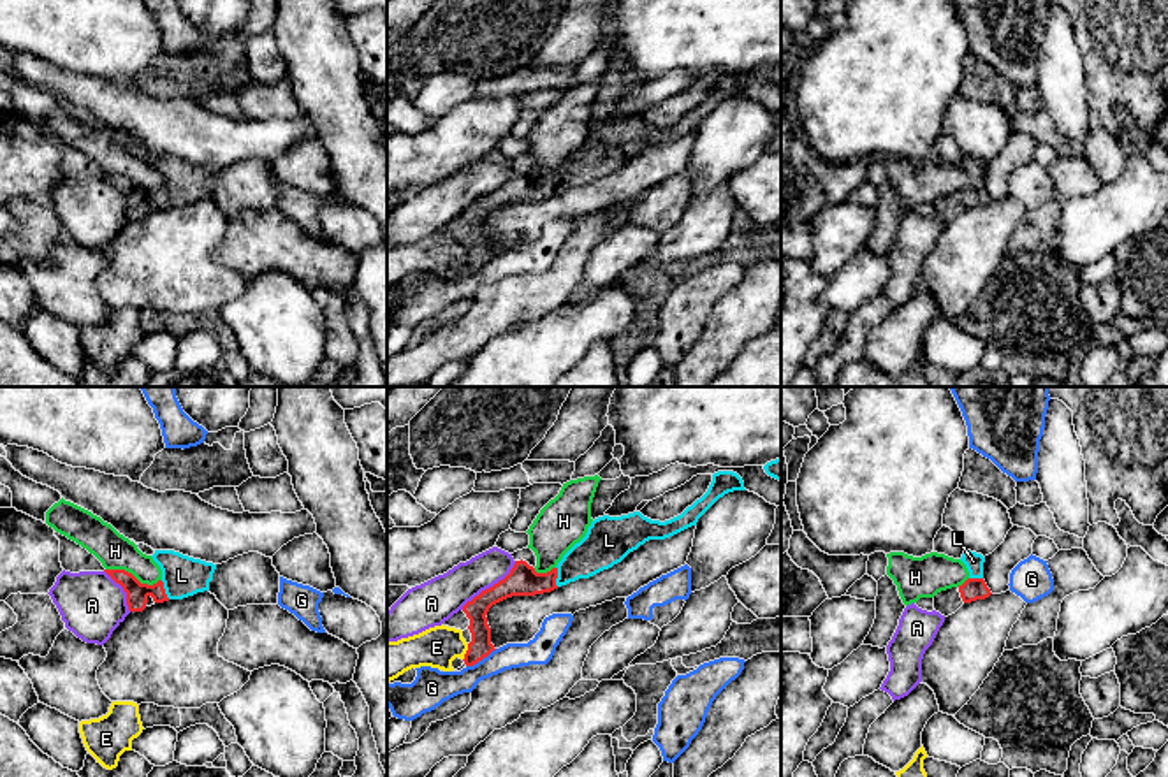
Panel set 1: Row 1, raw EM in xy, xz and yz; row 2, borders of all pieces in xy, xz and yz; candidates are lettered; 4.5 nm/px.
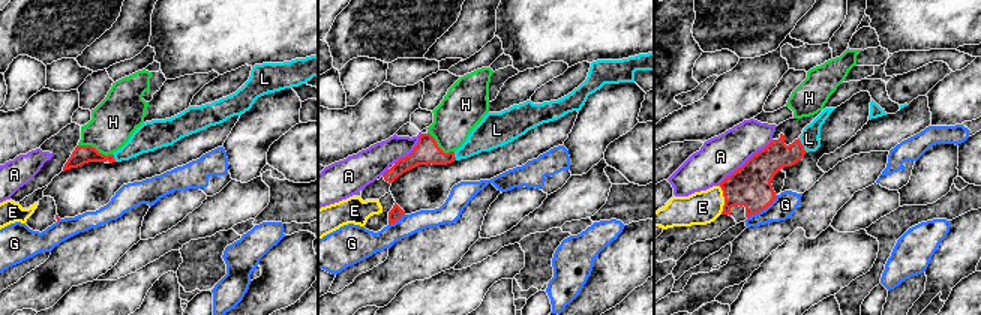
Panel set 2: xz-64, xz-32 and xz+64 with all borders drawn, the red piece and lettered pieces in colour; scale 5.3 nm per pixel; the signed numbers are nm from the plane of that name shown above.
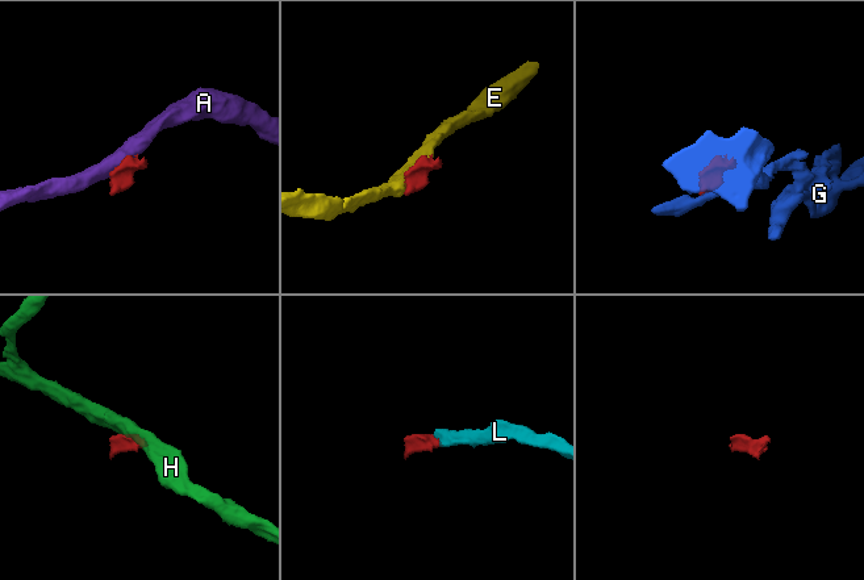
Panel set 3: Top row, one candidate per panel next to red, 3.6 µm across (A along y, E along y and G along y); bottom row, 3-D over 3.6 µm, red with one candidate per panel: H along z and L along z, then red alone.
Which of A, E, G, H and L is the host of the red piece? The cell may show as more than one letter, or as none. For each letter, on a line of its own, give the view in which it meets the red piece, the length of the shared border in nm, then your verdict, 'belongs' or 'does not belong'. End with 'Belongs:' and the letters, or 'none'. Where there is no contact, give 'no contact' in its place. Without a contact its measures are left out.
A: meets red in xz; contact 340 nm long; does not belong
E: meets red in xz; contact 80 nm long; does not belong
G: meets red in xz; contact 170 nm long; does not belong
H: meets red in xy; contact 260 nm long; does not belong
L: meets red in xz; contact 100 nm long; belongs
Belongs: L

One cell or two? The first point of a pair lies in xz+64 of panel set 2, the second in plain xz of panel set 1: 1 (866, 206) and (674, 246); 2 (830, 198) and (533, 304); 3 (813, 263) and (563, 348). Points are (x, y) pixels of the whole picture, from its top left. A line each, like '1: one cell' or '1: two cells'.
1: two cells
2: one cell
3: one cell

